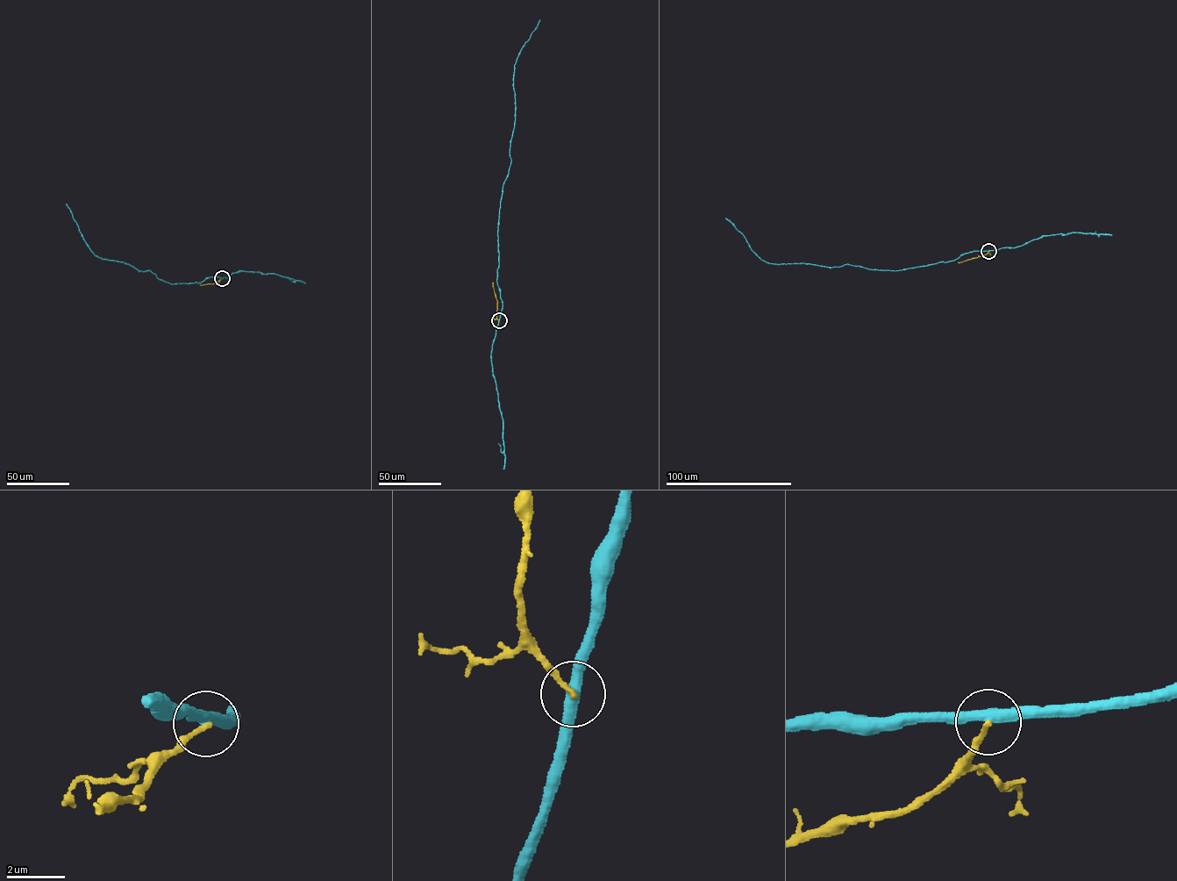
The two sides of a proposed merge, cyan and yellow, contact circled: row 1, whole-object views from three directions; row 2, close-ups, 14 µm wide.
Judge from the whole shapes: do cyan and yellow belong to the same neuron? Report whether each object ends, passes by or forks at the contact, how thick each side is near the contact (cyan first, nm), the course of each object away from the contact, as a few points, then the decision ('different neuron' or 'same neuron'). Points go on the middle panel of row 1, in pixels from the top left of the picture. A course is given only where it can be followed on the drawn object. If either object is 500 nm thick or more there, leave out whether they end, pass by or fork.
cyan passes by | yellow ends | 380/160 nm | cyan via (499, 321), (502, 302), (496, 281), (498, 222), (502, 184), (511, 161), (514, 65), (540, 20) | yellow via (499, 321), (493, 282) | different neuron

